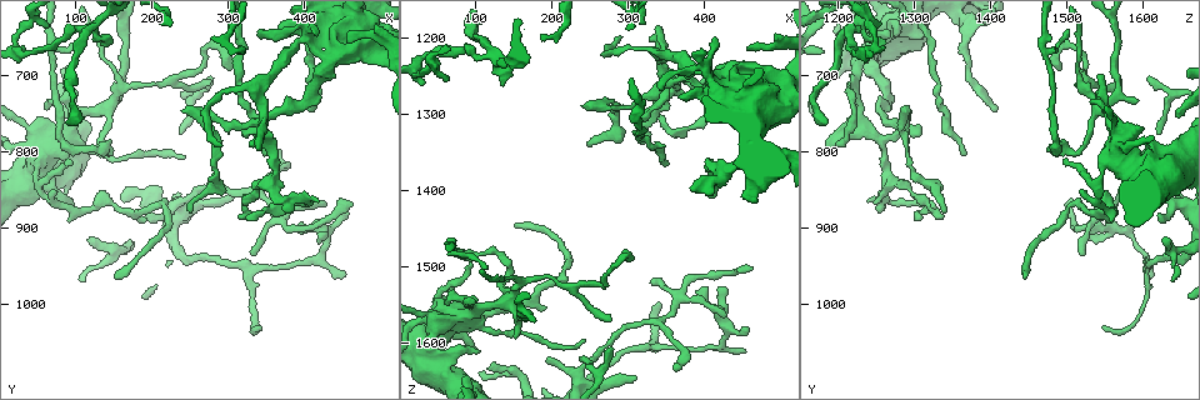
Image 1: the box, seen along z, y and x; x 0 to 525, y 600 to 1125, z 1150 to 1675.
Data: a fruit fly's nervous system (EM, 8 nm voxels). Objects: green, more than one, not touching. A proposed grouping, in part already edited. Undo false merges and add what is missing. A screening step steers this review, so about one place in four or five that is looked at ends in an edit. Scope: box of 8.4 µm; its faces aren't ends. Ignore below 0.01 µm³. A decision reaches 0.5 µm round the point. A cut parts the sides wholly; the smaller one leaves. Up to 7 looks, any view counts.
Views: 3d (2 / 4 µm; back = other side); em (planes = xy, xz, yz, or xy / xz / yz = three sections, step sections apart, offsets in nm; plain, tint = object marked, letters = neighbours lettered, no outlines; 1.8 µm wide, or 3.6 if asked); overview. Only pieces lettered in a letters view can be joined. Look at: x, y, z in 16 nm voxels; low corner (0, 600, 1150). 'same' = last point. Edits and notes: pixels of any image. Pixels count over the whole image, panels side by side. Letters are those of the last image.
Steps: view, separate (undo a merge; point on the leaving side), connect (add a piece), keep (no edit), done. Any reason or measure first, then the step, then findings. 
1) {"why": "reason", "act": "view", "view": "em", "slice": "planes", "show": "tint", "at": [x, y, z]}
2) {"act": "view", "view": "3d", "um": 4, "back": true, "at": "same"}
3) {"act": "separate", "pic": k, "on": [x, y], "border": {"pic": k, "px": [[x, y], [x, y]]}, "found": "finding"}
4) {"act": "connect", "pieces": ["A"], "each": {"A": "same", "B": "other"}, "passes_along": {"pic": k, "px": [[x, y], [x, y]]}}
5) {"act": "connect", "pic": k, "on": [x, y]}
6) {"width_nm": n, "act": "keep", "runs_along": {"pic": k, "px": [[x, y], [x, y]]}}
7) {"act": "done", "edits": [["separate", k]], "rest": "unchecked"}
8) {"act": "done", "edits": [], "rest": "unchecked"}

{"why": "abrupt turn", "act": "view", "view": "em", "slice": "planes", "show": "tint", "at": [145, 795, 1500]}

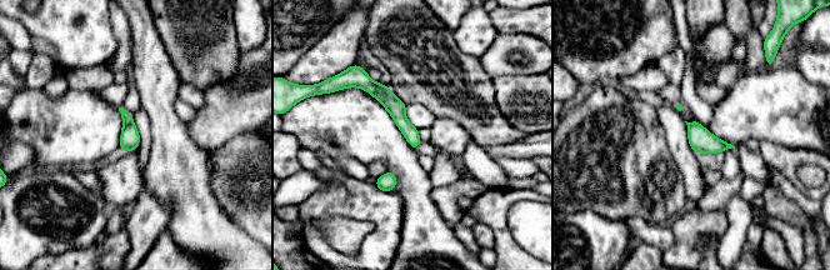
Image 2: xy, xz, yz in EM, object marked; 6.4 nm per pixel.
{"why": "see the neighbours", "act": "view", "view": "em", "slice": "planes", "show": "letters", "at": "same"}

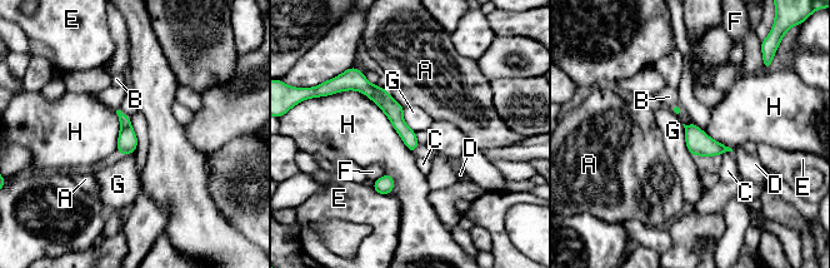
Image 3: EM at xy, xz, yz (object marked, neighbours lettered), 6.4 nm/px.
{"width_nm": 100, "act": "keep", "each": {"A": "other", "B": "other", "C": "other", "D": "other", "E": "other", "F": "other", "G": "other", "H": "other"}, "found": "all the same cell"}

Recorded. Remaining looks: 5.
{"why": "abrupt turn", "act": "view", "view": "em", "slice": "planes", "show": "tint", "at": [270, 655, 1510]}

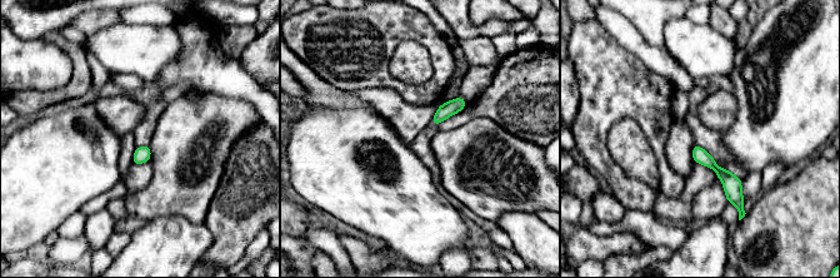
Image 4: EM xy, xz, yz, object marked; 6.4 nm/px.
{"why": "see the neighbours", "act": "view", "view": "em", "slice": "planes", "show": "letters", "at": "same"}

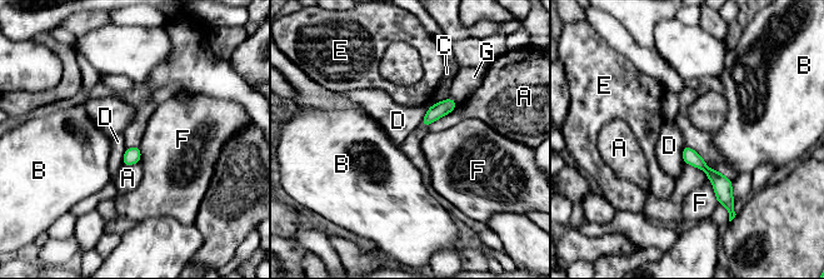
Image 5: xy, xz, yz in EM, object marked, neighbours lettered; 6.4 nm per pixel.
{"act": "keep", "each": {"A": "other", "B": "other", "C": "other", "D": "other", "E": "other", "F": "other", "G": "other"}, "runs_along": {"pic": 5, "px": [[685, 150], [722, 185], [729, 203]]}, "found": "continuous, no second cell"}

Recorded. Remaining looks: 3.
{"why": "an open end", "act": "view", "view": "3d", "um": 4, "at": [250, 880, 1340]}

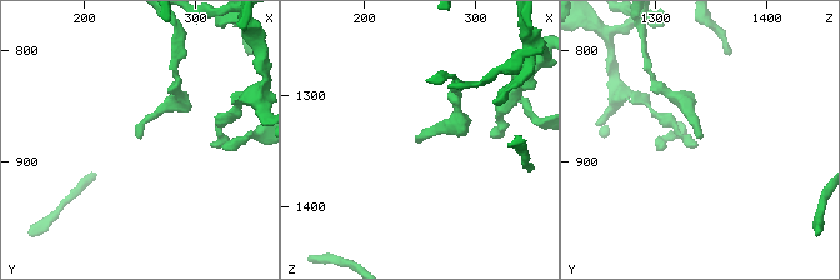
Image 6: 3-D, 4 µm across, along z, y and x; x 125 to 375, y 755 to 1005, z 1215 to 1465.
{"act": "view", "view": "em", "slice": "planes", "show": "letters", "at": [248, 878, 1338]}

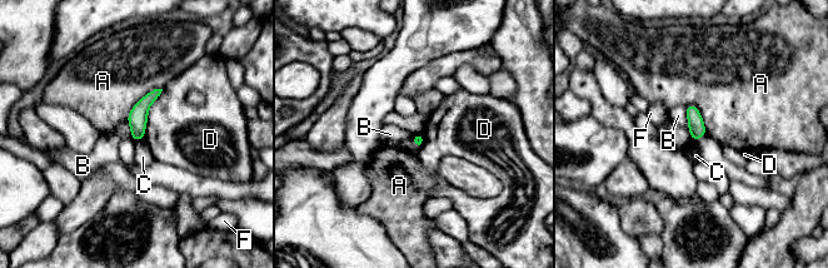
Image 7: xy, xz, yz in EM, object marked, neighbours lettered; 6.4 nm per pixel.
{"act": "keep", "each": {"A": "other", "B": "other", "C": "other", "D": "other", "F": "other"}, "border": {"pic": 7, "px": [[684, 107], [688, 128]]}, "found": "none of them fits"}

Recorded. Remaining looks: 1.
{"act": "done", "edits": [], "rest": "unchecked"}

